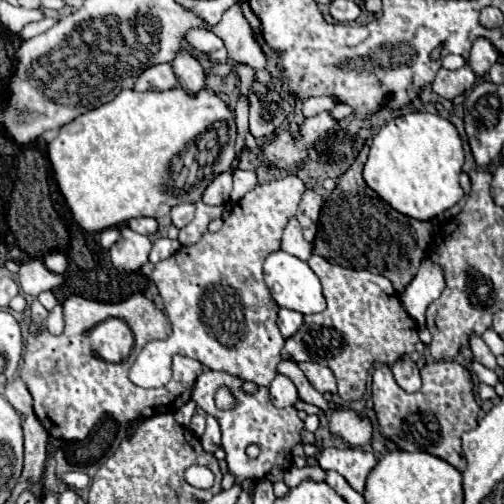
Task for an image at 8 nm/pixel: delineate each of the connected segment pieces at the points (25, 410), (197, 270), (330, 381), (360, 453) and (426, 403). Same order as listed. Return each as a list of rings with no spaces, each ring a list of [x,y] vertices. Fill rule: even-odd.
[[[13,378],[11,382],[7,382],[3,396],[9,400],[9,404],[11,404],[17,412],[21,412],[21,414],[25,414],[25,416],[33,414],[31,394],[29,394],[27,386],[21,382],[21,378]]]
[[[295,174],[259,184],[233,204],[219,232],[205,232],[199,242],[181,246],[171,258],[155,264],[151,280],[159,288],[165,312],[173,324],[173,334],[167,338],[167,342],[175,344],[175,354],[189,356],[211,370],[229,372],[231,376],[251,380],[259,386],[271,384],[271,380],[277,376],[275,368],[281,362],[285,338],[277,328],[277,302],[273,296],[269,296],[269,288],[265,288],[263,282],[263,260],[271,250],[281,246],[281,232],[287,220],[295,216],[303,192],[305,184]]]
[[[301,362],[299,368],[319,392],[337,392],[337,384],[335,384],[335,376],[331,368],[323,364],[313,364],[313,362]]]
[[[323,448],[317,462],[323,470],[337,470],[349,482],[349,486],[361,494],[369,472],[377,464],[377,458],[371,452],[357,448]]]
[[[433,362],[423,368],[423,386],[415,394],[407,394],[393,378],[391,366],[377,366],[372,374],[372,400],[381,432],[389,436],[401,450],[423,450],[465,470],[461,452],[461,434],[477,426],[479,406],[473,398],[469,370],[457,362]]]

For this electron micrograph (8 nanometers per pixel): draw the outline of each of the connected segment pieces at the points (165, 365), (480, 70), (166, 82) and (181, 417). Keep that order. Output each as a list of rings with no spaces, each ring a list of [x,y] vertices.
[[[165,340],[149,342],[129,370],[131,382],[141,388],[165,386],[171,380],[171,358],[173,350],[169,350]]]
[[[477,38],[473,42],[469,62],[471,62],[471,68],[477,76],[483,76],[491,68],[491,64],[495,64],[499,58],[501,58],[501,52],[497,52],[497,48],[493,48],[491,40]]]
[[[157,64],[141,72],[135,90],[169,90],[175,86],[177,86],[177,78],[173,74],[171,64]]]
[[[190,399],[174,413],[174,418],[176,422],[181,424],[182,426],[188,426],[189,422],[191,421],[191,418],[196,413],[196,408],[197,406],[195,402]]]

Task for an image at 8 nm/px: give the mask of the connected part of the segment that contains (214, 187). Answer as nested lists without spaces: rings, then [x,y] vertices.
[[[221,172],[213,178],[209,188],[203,192],[203,202],[205,204],[225,204],[231,194],[231,172]]]

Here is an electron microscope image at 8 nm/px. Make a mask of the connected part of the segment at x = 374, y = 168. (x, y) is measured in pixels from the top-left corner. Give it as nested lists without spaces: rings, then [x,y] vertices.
[[[411,112],[405,116],[393,118],[373,136],[373,144],[371,144],[369,158],[363,170],[363,178],[367,186],[373,188],[397,212],[407,214],[417,220],[431,220],[437,214],[455,206],[463,198],[463,188],[459,184],[461,166],[463,166],[463,146],[461,146],[457,128],[449,120],[441,118],[439,114]]]

